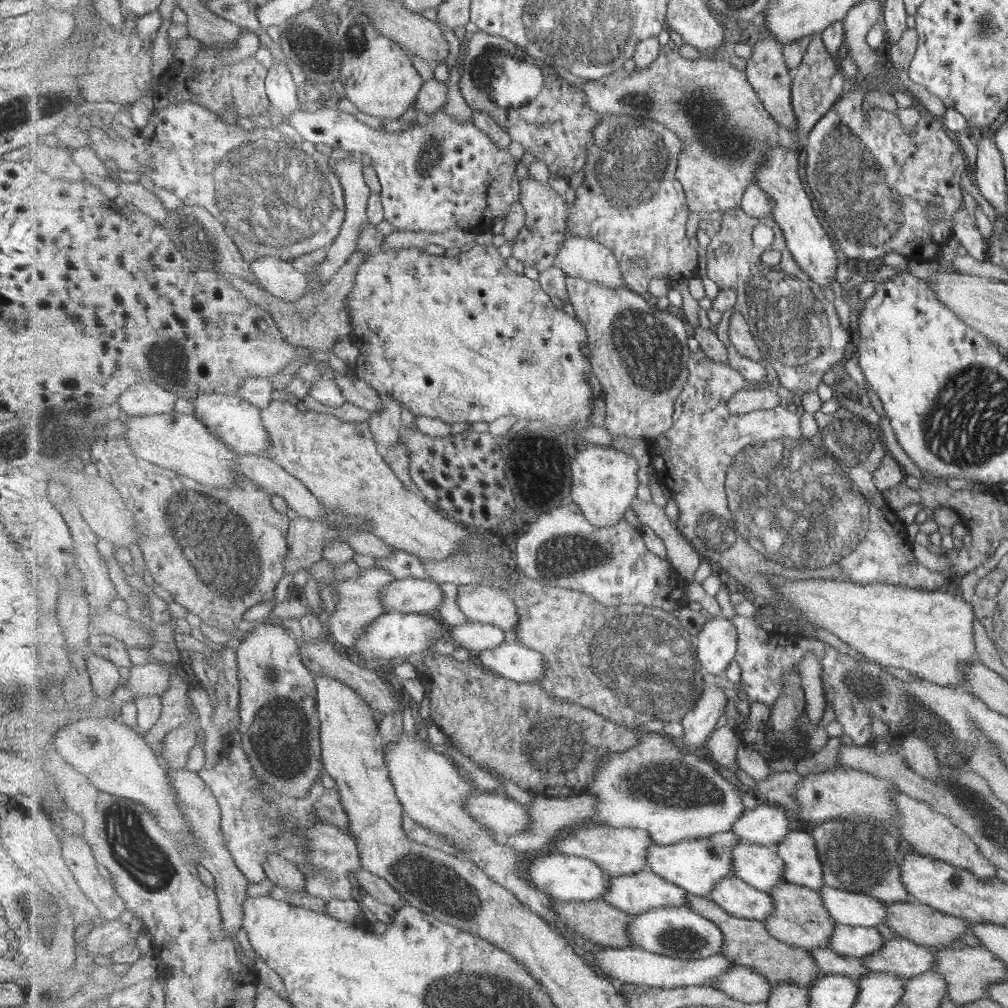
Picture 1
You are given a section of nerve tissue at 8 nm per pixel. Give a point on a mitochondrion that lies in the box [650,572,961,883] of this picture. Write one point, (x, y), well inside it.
(863, 689)

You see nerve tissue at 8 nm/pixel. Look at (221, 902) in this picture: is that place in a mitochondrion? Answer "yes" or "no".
no

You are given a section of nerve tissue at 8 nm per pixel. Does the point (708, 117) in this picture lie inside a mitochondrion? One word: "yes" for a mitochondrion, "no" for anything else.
yes

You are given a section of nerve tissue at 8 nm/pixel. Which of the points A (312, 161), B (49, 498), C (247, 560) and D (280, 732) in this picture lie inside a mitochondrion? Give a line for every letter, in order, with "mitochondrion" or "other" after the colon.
A: mitochondrion
B: other
C: mitochondrion
D: mitochondrion

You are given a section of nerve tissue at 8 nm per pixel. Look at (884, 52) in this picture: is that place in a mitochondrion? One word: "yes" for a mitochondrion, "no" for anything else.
no

